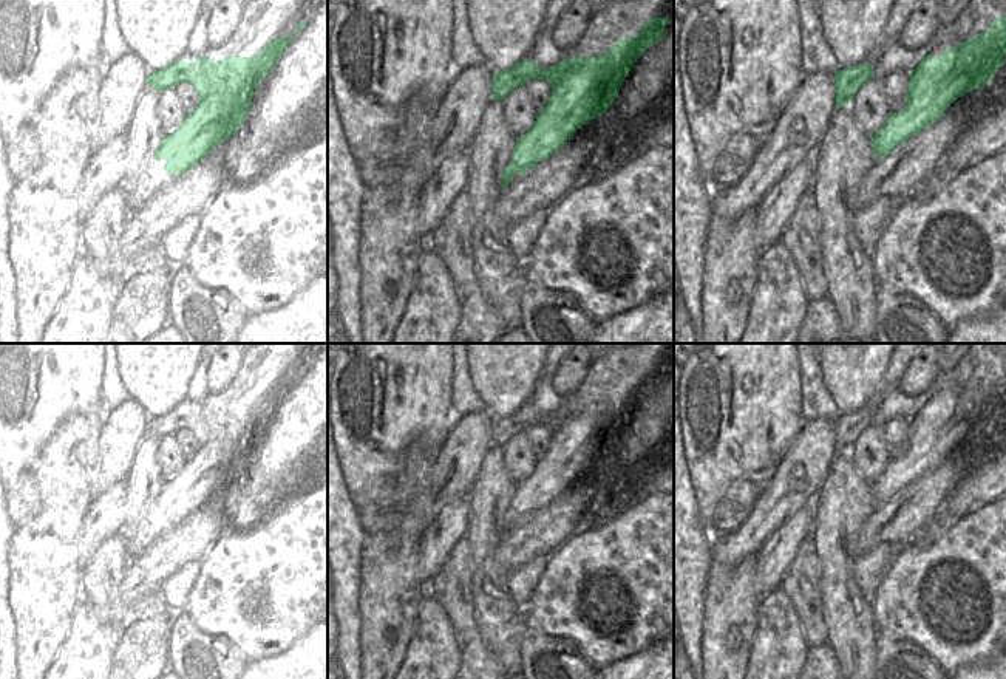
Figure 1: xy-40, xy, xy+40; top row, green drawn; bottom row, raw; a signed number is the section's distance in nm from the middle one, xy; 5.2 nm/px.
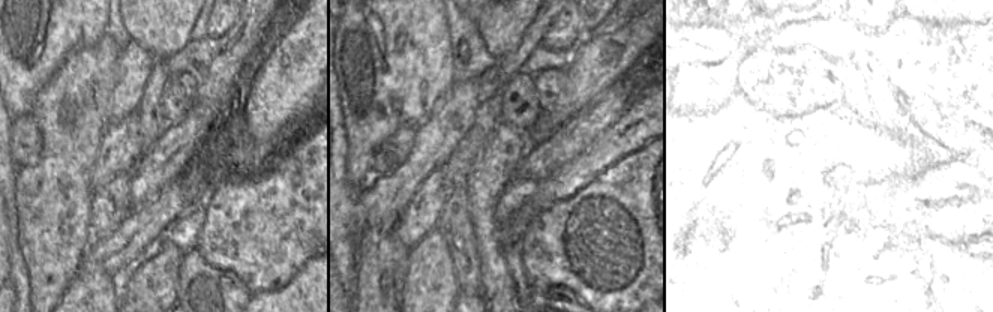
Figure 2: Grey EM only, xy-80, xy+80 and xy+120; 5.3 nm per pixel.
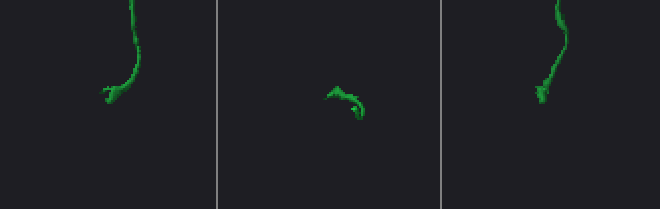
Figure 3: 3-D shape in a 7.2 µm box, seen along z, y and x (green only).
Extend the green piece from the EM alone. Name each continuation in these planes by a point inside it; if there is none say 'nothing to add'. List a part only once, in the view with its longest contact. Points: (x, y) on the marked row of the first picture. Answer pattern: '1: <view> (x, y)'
1: xy (652, 75)

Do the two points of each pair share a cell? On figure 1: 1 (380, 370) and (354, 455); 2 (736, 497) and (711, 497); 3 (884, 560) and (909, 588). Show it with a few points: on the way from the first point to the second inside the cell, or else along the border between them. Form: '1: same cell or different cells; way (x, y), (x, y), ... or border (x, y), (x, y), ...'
1: same cell; way (380, 392), (380, 401), (370, 433)
2: different cells; border (753, 480), (737, 480), (725, 492), (708, 526)
3: different cells; border (898, 546), (889, 571), (872, 597)

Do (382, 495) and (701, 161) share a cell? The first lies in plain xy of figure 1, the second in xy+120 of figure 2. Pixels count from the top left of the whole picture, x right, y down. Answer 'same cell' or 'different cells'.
different cells

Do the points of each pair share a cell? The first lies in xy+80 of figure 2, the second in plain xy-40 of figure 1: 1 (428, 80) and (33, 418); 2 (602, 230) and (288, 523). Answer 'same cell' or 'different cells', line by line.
1: same cell
2: same cell

